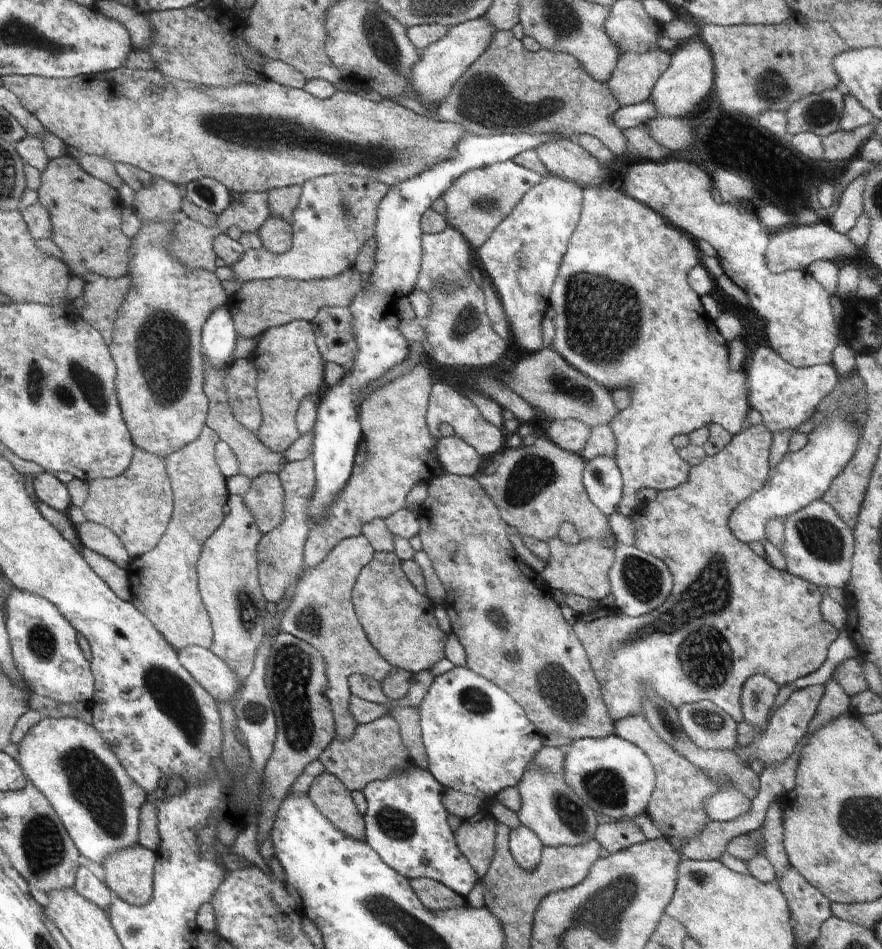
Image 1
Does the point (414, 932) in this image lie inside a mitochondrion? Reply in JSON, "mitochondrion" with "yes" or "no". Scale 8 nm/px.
{"mitochondrion":"yes"}

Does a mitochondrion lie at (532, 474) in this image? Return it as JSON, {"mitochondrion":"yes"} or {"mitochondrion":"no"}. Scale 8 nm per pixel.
{"mitochondrion":"yes"}

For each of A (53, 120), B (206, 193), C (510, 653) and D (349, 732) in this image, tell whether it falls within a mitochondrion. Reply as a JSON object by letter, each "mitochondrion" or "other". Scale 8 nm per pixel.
{"A":"other","B":"mitochondrion","C":"mitochondrion","D":"other"}

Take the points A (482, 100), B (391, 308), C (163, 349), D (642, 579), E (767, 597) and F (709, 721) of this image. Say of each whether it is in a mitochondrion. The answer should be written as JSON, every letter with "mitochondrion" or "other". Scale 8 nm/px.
{"A":"mitochondrion","B":"other","C":"mitochondrion","D":"mitochondrion","E":"other","F":"mitochondrion"}

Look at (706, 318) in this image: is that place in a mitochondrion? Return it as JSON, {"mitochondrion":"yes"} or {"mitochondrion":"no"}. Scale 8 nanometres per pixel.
{"mitochondrion":"no"}

